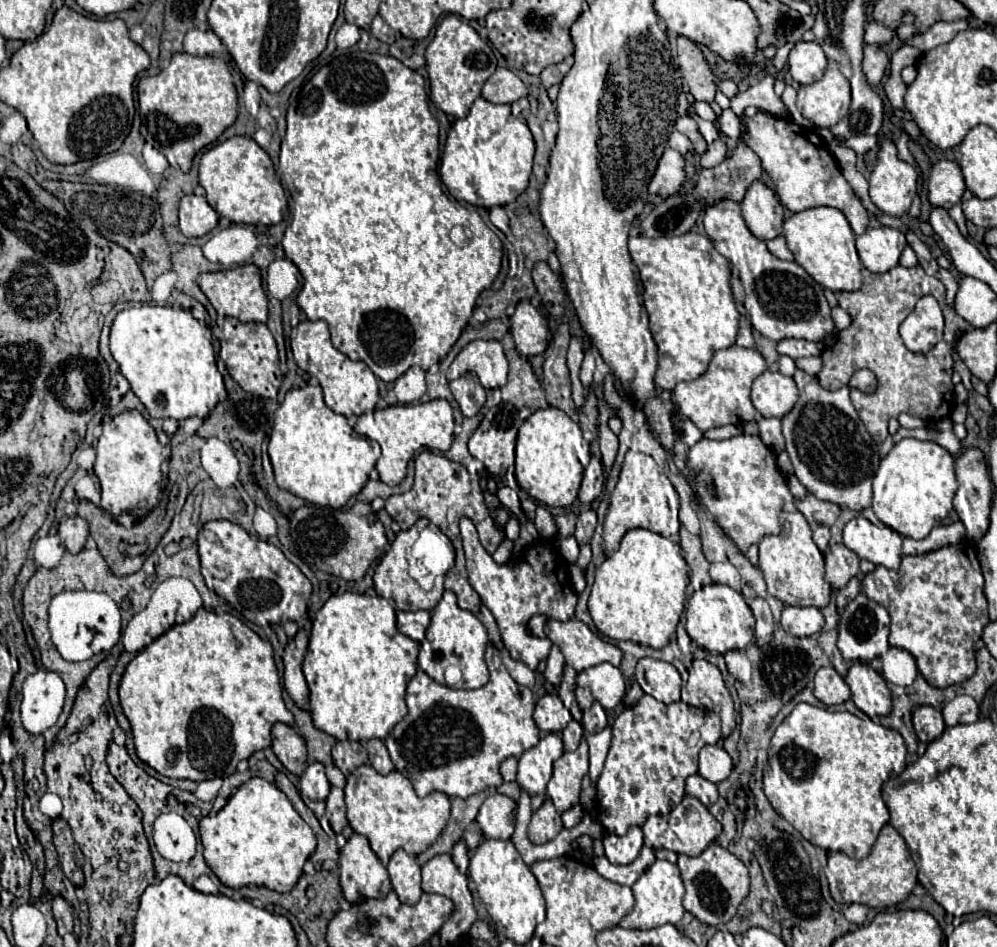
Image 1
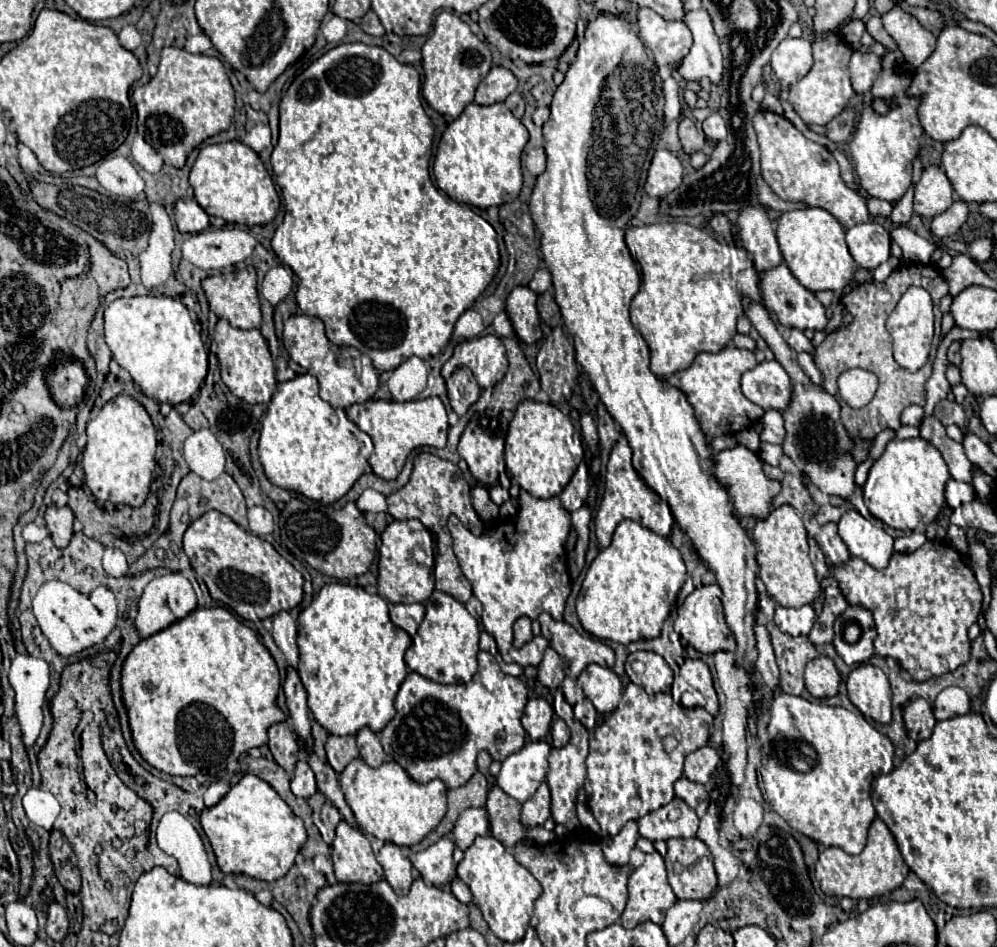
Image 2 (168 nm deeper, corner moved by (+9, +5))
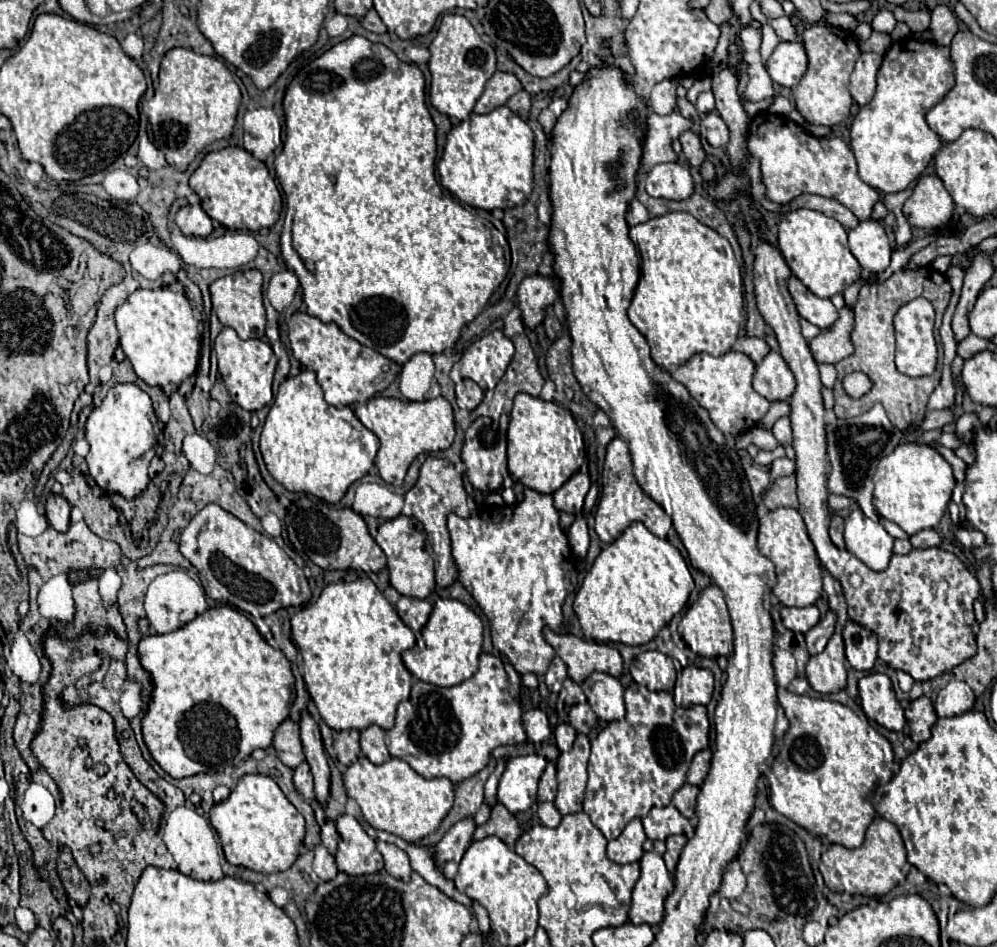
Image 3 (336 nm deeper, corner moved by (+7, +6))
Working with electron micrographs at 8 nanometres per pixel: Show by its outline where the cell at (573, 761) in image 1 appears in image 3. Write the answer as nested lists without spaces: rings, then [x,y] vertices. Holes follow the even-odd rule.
[[[578,734],[574,748],[570,752],[560,754],[556,760],[558,768],[558,794],[556,794],[556,808],[560,814],[574,814],[582,810],[584,790],[586,790],[586,768],[590,756],[590,742],[584,734]]]

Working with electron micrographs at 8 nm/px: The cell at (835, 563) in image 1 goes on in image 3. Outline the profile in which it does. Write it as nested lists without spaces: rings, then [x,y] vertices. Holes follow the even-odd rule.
[[[834,514],[834,516],[832,516],[832,522],[830,522],[830,540],[832,540],[840,550],[846,548],[846,546],[844,546],[844,538],[842,538],[842,530],[844,530],[844,518],[838,516],[838,514]]]

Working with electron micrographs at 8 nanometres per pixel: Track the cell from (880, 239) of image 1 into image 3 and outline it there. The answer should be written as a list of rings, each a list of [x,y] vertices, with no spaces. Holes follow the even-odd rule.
[[[864,220],[848,232],[848,248],[868,272],[884,272],[890,264],[890,242],[880,222]]]

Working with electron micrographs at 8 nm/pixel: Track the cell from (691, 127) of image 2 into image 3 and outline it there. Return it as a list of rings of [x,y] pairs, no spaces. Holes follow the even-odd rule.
[[[686,130],[684,134],[680,134],[678,140],[680,140],[680,144],[682,144],[682,152],[684,152],[684,156],[688,158],[688,162],[690,162],[694,168],[700,168],[700,164],[706,160],[706,154],[704,154],[704,150],[702,150],[700,138],[698,138],[694,132]]]

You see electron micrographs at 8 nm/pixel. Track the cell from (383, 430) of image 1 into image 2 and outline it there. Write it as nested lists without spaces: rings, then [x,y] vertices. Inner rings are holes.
[[[426,397],[406,403],[370,399],[346,409],[346,415],[374,441],[374,455],[370,455],[372,471],[382,479],[396,479],[412,449],[418,447],[444,447],[448,435],[448,417],[444,403],[438,397]]]

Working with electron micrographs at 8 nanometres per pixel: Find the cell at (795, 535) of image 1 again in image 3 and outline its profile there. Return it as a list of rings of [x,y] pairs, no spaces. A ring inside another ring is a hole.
[[[776,508],[760,518],[758,530],[758,548],[770,558],[776,566],[778,584],[774,586],[774,596],[784,606],[812,606],[822,596],[822,570],[816,550],[806,534],[806,526],[798,510],[794,508]]]

